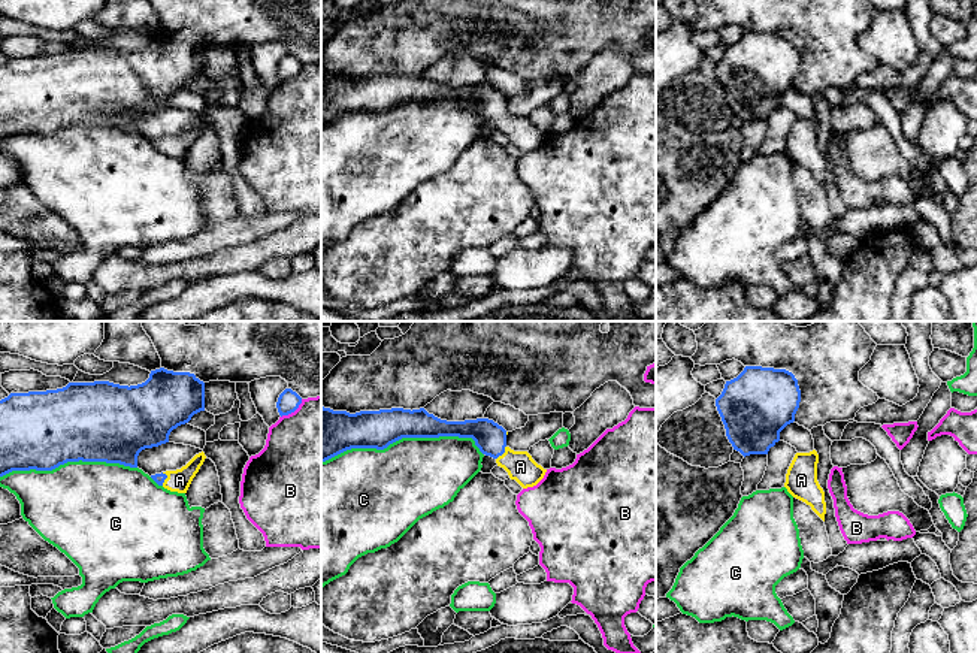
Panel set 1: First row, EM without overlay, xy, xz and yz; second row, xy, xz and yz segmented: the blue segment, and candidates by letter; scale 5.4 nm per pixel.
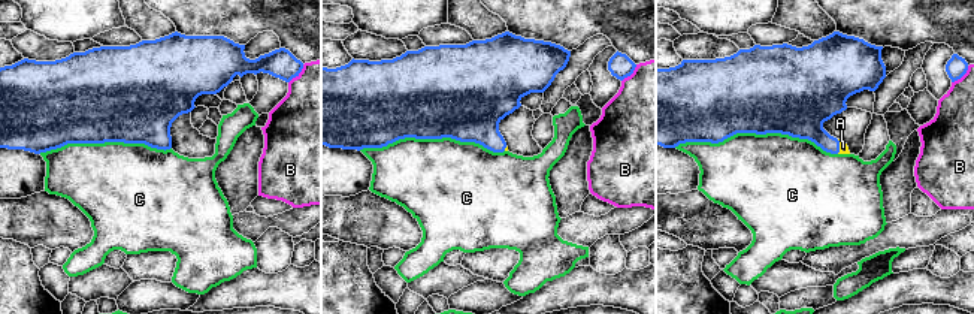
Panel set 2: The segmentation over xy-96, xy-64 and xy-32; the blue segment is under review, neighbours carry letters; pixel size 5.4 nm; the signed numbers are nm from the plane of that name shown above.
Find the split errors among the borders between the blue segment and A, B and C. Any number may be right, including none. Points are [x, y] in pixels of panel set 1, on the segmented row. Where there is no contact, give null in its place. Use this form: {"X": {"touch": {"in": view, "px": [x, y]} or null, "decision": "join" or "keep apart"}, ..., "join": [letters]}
{"A": {"touch": {"in": "xz", "px": [502, 453]}, "decision": "join"}, "B": {"touch": {"in": "xy", "px": [293, 411]}, "decision": "keep apart"}, "C": {"touch": {"in": "xz", "px": [404, 437]}, "decision": "keep apart"}, "join": ["A"]}

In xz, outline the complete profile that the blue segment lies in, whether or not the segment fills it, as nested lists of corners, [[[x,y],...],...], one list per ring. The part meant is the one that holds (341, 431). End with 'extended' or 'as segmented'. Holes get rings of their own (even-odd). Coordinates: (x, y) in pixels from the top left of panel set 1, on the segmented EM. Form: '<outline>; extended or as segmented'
[[[321,405],[321,462],[351,448],[384,450],[402,438],[472,438],[480,451],[496,460],[523,489],[536,486],[547,469],[527,451],[506,445],[508,432],[488,418],[447,421],[420,409],[333,411]]]; extended

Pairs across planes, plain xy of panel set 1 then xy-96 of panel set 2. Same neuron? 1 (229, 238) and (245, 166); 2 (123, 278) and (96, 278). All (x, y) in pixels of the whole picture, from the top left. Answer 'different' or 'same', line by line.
1: different
2: same

